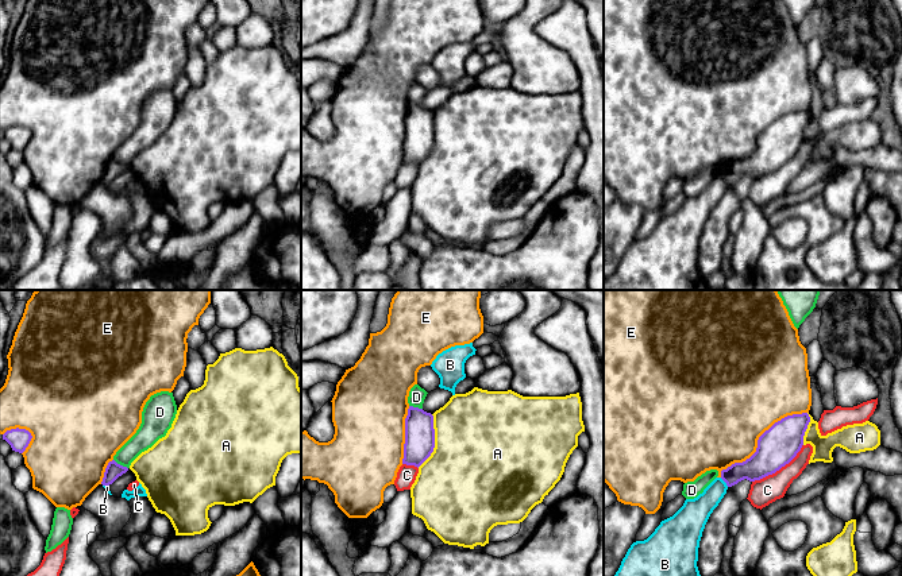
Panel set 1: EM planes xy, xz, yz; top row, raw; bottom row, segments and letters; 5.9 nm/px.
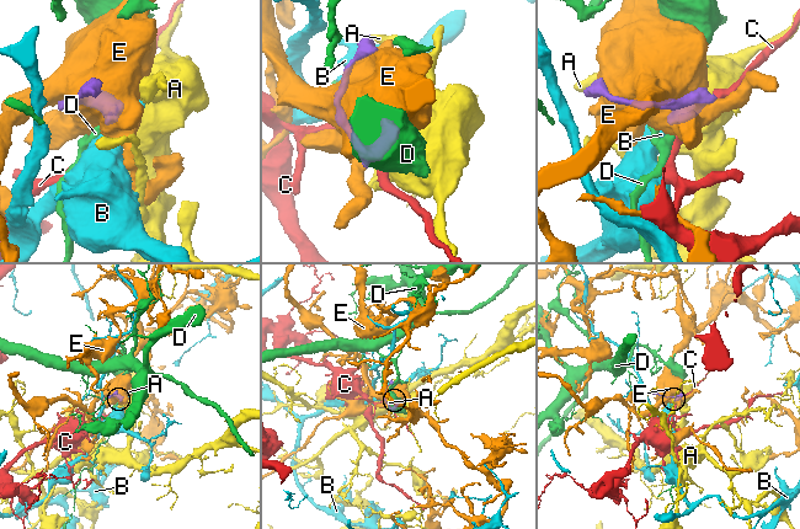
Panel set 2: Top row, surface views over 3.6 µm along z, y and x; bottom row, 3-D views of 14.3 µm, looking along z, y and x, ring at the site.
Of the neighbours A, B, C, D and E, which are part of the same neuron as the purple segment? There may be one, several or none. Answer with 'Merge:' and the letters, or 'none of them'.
Merge: none of them

